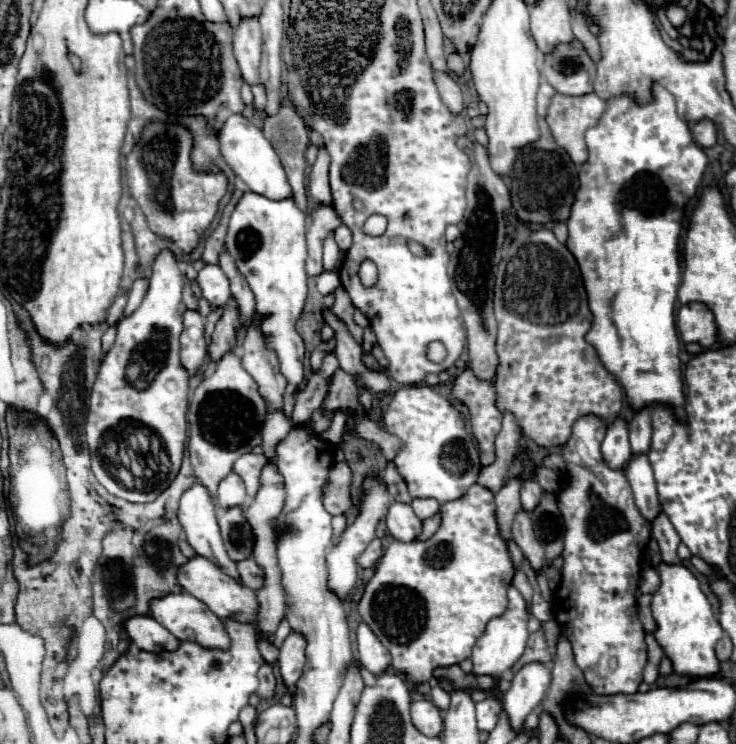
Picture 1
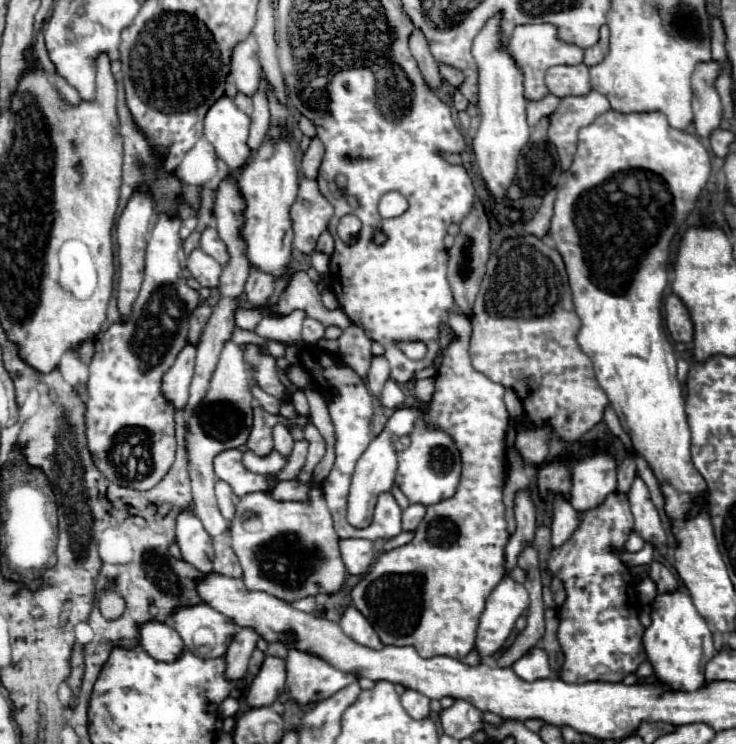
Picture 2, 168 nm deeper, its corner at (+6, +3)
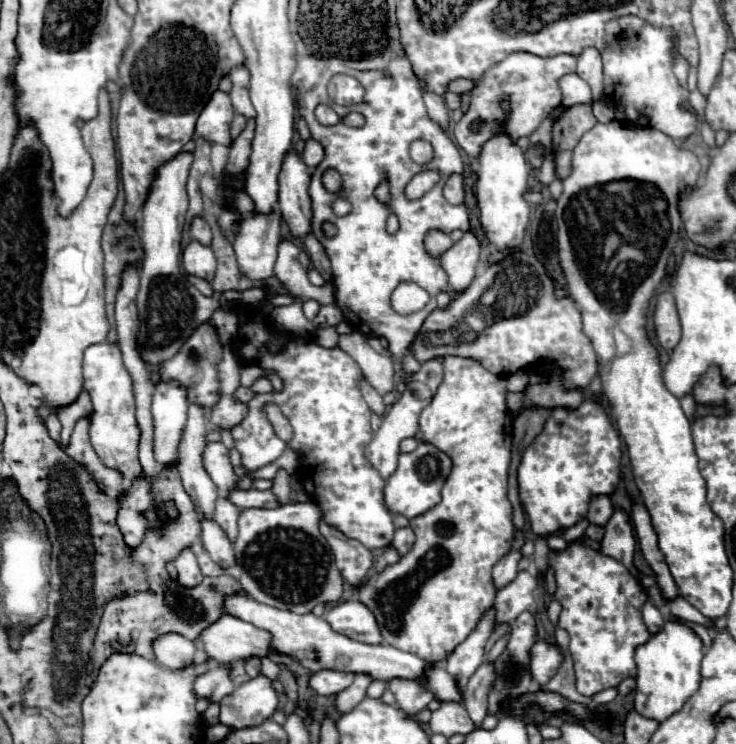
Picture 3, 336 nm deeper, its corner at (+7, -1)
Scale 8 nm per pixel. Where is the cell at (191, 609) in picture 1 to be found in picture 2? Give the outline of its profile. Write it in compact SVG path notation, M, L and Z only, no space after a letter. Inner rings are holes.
M204 603L176 607L170 623L182 637L184 647L198 657L224 655L236 633L236 625L228 617Z

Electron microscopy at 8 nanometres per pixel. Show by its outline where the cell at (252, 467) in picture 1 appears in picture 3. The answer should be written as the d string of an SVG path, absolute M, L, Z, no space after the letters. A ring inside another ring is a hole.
M207 443L203 449L203 465L221 495L237 489L237 475L229 463L229 449L223 443Z

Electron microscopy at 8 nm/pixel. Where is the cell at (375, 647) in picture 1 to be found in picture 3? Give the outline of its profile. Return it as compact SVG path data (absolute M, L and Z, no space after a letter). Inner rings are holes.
M357 599L337 603L325 613L325 621L329 621L333 631L343 633L349 639L373 645L383 641L373 611L367 605L361 605L361 601Z

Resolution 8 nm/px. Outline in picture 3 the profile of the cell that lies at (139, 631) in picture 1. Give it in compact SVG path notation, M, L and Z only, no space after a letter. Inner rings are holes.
M169 633L169 635L155 639L153 649L155 649L157 661L163 667L179 671L179 669L185 669L193 663L197 645L193 641L181 637L181 635L177 635L177 633Z

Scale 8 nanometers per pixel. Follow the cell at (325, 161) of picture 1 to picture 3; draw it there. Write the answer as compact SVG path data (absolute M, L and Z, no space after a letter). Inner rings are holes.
M307 139L305 141L305 151L303 151L303 161L305 161L305 165L307 167L317 167L321 161L323 161L323 147L321 147L321 143L319 141L315 141L315 139Z

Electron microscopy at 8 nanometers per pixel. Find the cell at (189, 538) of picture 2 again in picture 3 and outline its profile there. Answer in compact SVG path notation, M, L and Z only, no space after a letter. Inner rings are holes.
M185 549L177 559L175 559L175 567L177 567L177 583L185 585L187 589L191 589L193 585L199 585L203 579L203 573L197 565L197 557L193 555L191 549Z

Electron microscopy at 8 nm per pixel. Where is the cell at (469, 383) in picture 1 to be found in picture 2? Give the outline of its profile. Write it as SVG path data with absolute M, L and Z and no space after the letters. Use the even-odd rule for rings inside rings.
M450 313L450 325L456 331L456 343L450 343L442 353L442 361L436 375L436 391L430 407L424 413L424 421L450 433L462 455L462 481L454 497L428 505L422 525L416 529L414 539L398 549L378 555L372 569L352 589L350 597L354 607L370 621L384 645L414 647L422 657L448 655L464 659L474 649L478 619L484 611L484 603L494 591L494 585L506 575L504 547L508 541L502 489L506 481L506 447L504 437L508 429L508 411L504 407L504 387L478 373L468 355L468 343L472 325L460 313Z

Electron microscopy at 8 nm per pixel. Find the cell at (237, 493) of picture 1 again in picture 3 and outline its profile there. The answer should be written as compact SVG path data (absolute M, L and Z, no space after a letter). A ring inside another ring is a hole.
M219 497L213 519L219 523L219 527L225 531L225 535L229 537L231 543L237 537L237 517L239 517L239 509L229 499Z

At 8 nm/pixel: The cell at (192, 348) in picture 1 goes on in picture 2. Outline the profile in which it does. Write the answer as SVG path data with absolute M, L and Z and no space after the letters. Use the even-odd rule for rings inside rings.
M186 343L184 349L178 353L174 365L166 371L162 391L174 403L176 409L182 409L188 401L188 387L194 377L194 361L196 361L196 347Z

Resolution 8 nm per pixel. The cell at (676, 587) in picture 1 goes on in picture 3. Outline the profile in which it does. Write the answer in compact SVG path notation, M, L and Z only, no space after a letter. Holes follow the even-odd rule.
M667 621L663 631L651 635L651 639L637 647L635 661L637 661L637 689L635 689L635 711L641 717L655 719L657 723L665 721L673 713L681 711L681 705L697 693L699 689L699 669L701 669L701 639L683 623Z

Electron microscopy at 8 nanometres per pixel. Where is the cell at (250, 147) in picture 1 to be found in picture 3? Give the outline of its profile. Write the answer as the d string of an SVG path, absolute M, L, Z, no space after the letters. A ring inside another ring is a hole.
M217 91L209 99L209 105L205 105L205 109L201 111L201 115L195 123L195 133L199 137L207 139L209 143L229 145L231 143L229 125L233 121L233 115L235 113L233 113L229 95L223 91Z

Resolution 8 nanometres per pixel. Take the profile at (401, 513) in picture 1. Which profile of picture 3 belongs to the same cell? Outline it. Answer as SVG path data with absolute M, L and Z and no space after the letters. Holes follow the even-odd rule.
M239 307L239 337L235 339L235 351L239 357L243 357L249 363L257 363L259 367L277 373L285 387L281 391L271 391L271 393L257 393L249 403L247 403L247 417L231 429L235 449L241 453L241 463L247 471L257 471L259 467L265 467L275 461L285 449L293 449L299 455L299 469L297 477L305 489L305 493L319 505L323 511L323 519L331 525L337 527L341 533L345 533L351 539L361 541L367 549L377 549L377 547L389 547L395 527L391 521L391 513L383 505L383 485L385 479L377 473L377 469L367 461L365 457L365 447L373 439L373 431L369 425L371 411L365 405L361 391L359 391L359 381L363 377L359 365L337 345L337 347L321 347L317 341L309 341L307 337L289 337L289 341L279 349L279 351L269 351L271 335L273 331L269 325L263 321L263 315L255 307ZM267 401L277 401L281 407L283 415L289 419L293 427L293 437L291 441L281 441L271 423L267 421L263 413L263 405Z

